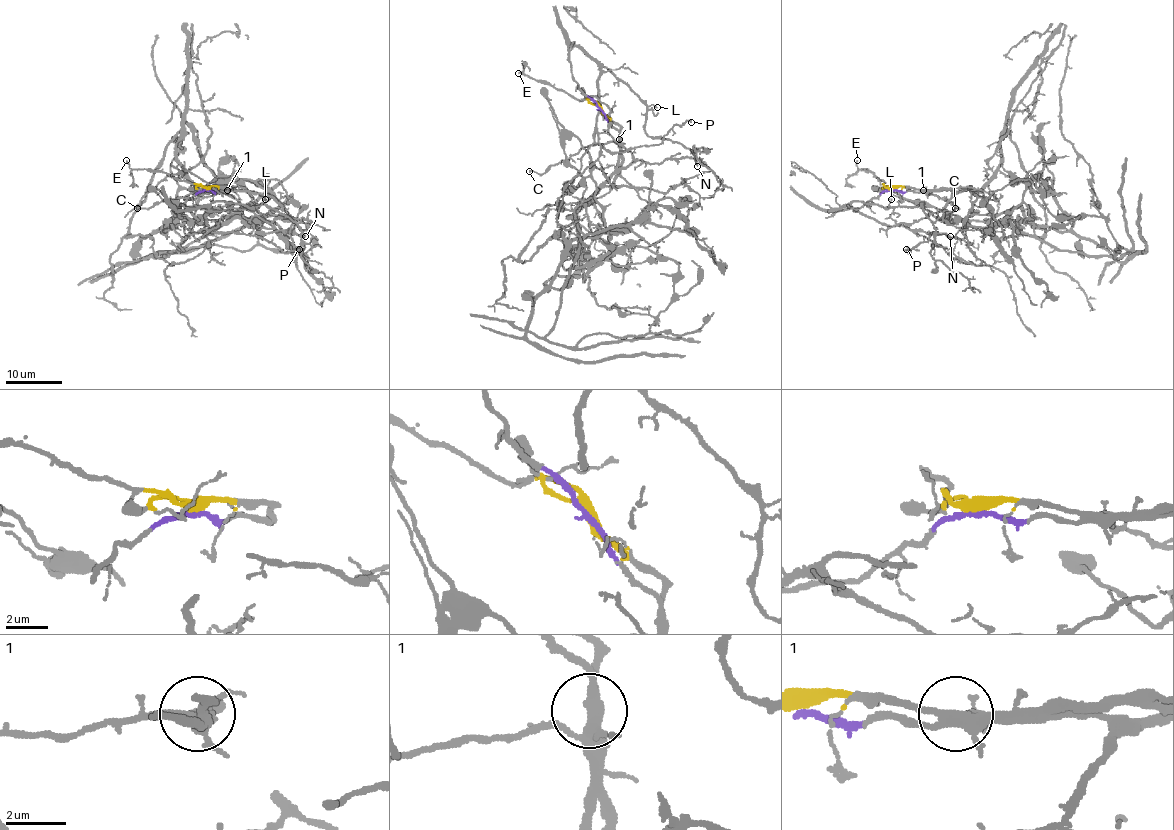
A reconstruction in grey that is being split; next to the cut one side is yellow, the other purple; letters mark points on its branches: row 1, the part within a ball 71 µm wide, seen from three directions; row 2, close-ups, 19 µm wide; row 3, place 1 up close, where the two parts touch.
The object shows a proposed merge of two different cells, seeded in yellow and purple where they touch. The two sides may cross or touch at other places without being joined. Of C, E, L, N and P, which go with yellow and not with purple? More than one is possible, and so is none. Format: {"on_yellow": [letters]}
{"on_yellow": ["C", "E"]}

